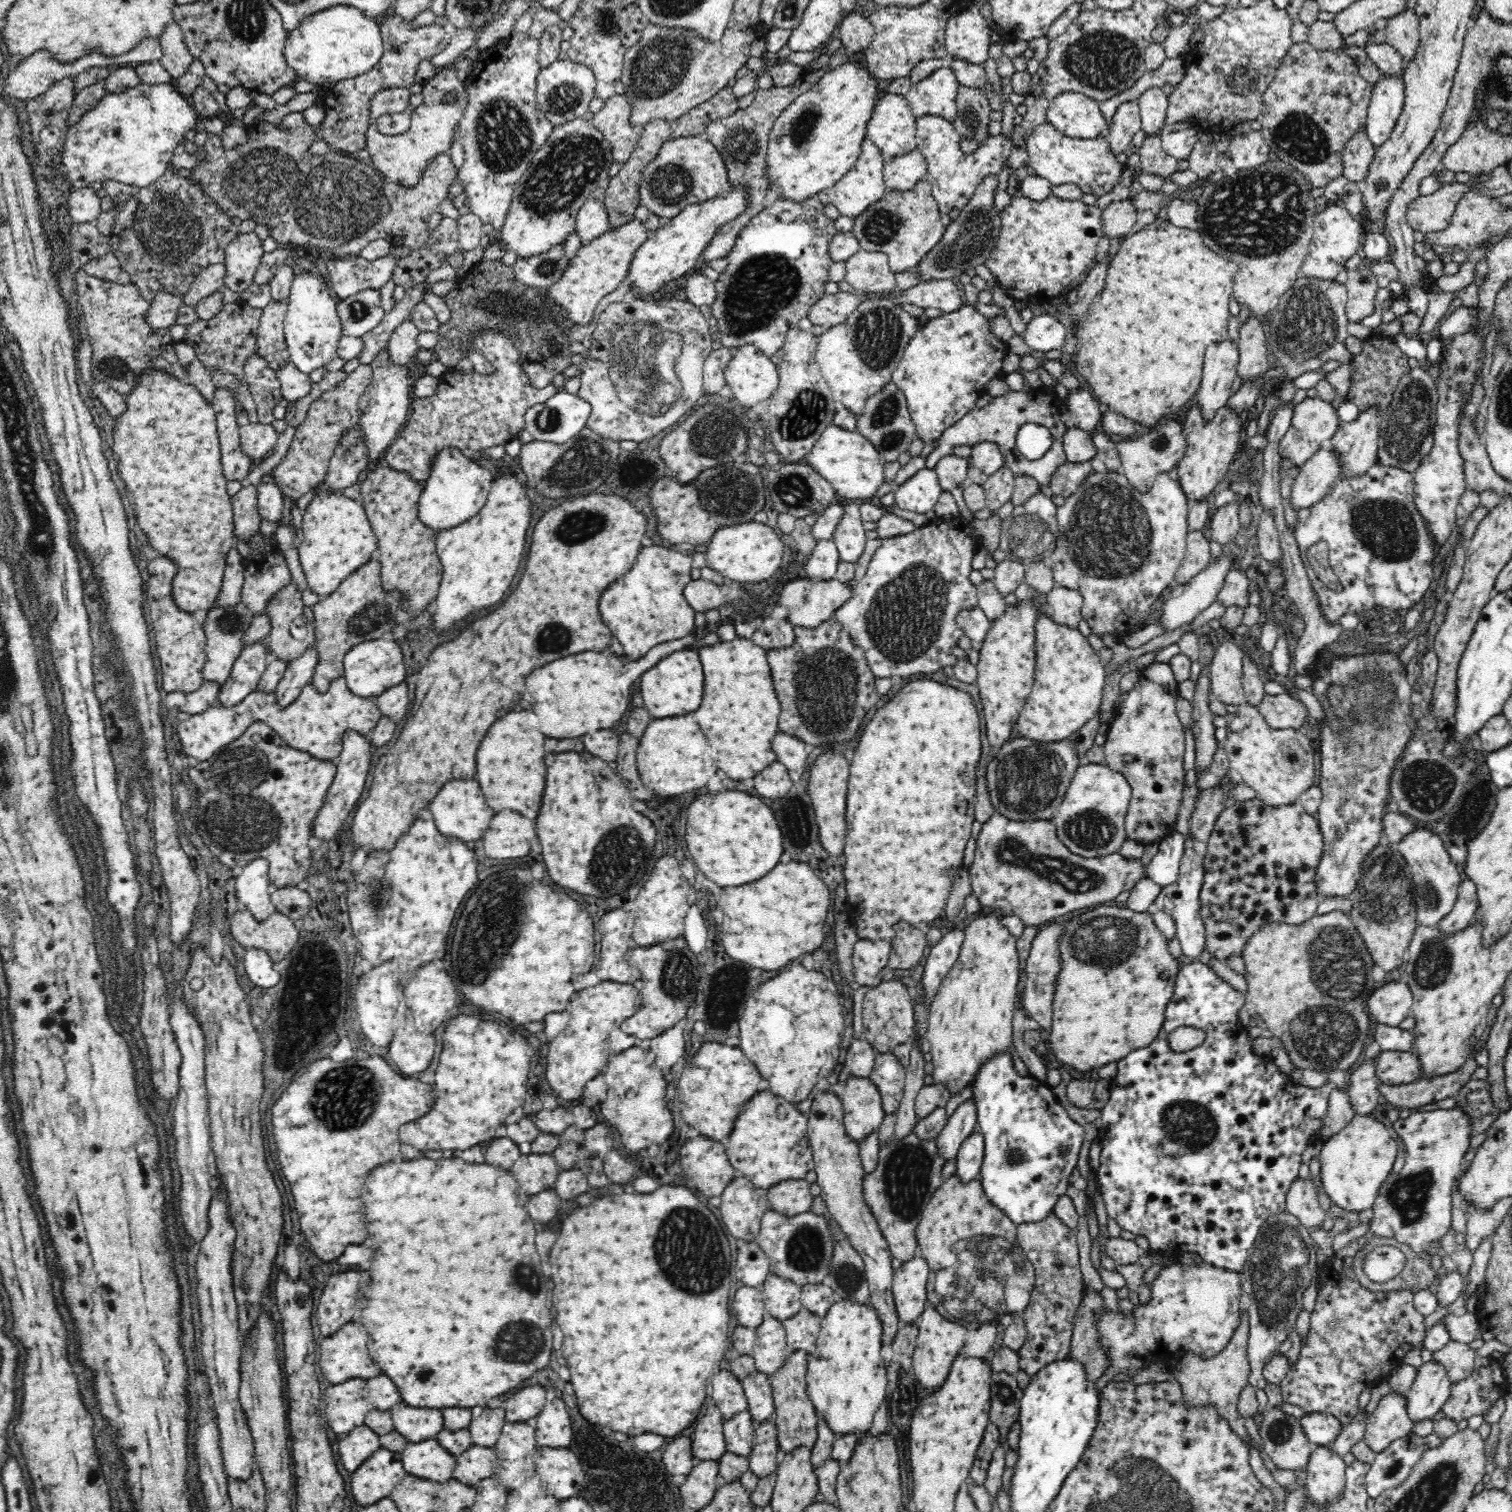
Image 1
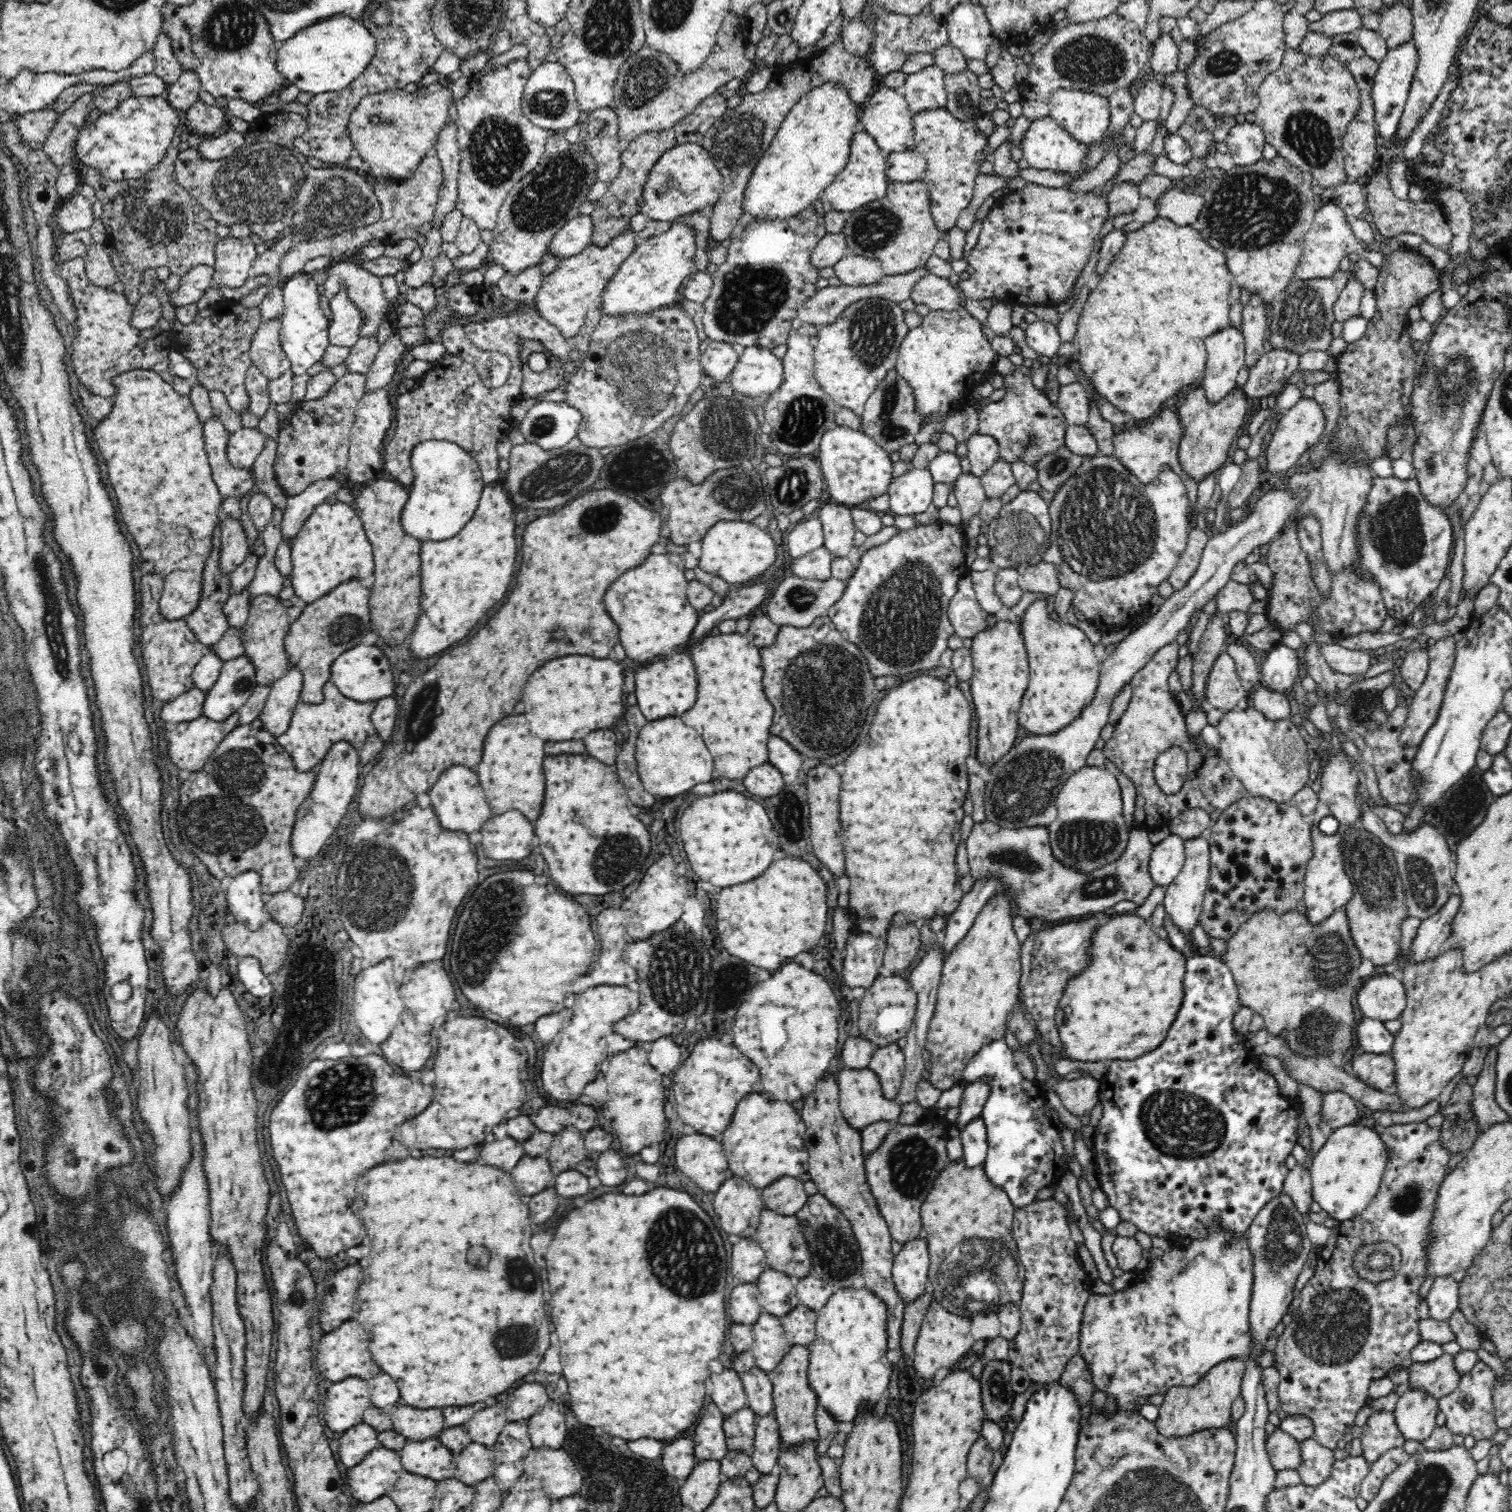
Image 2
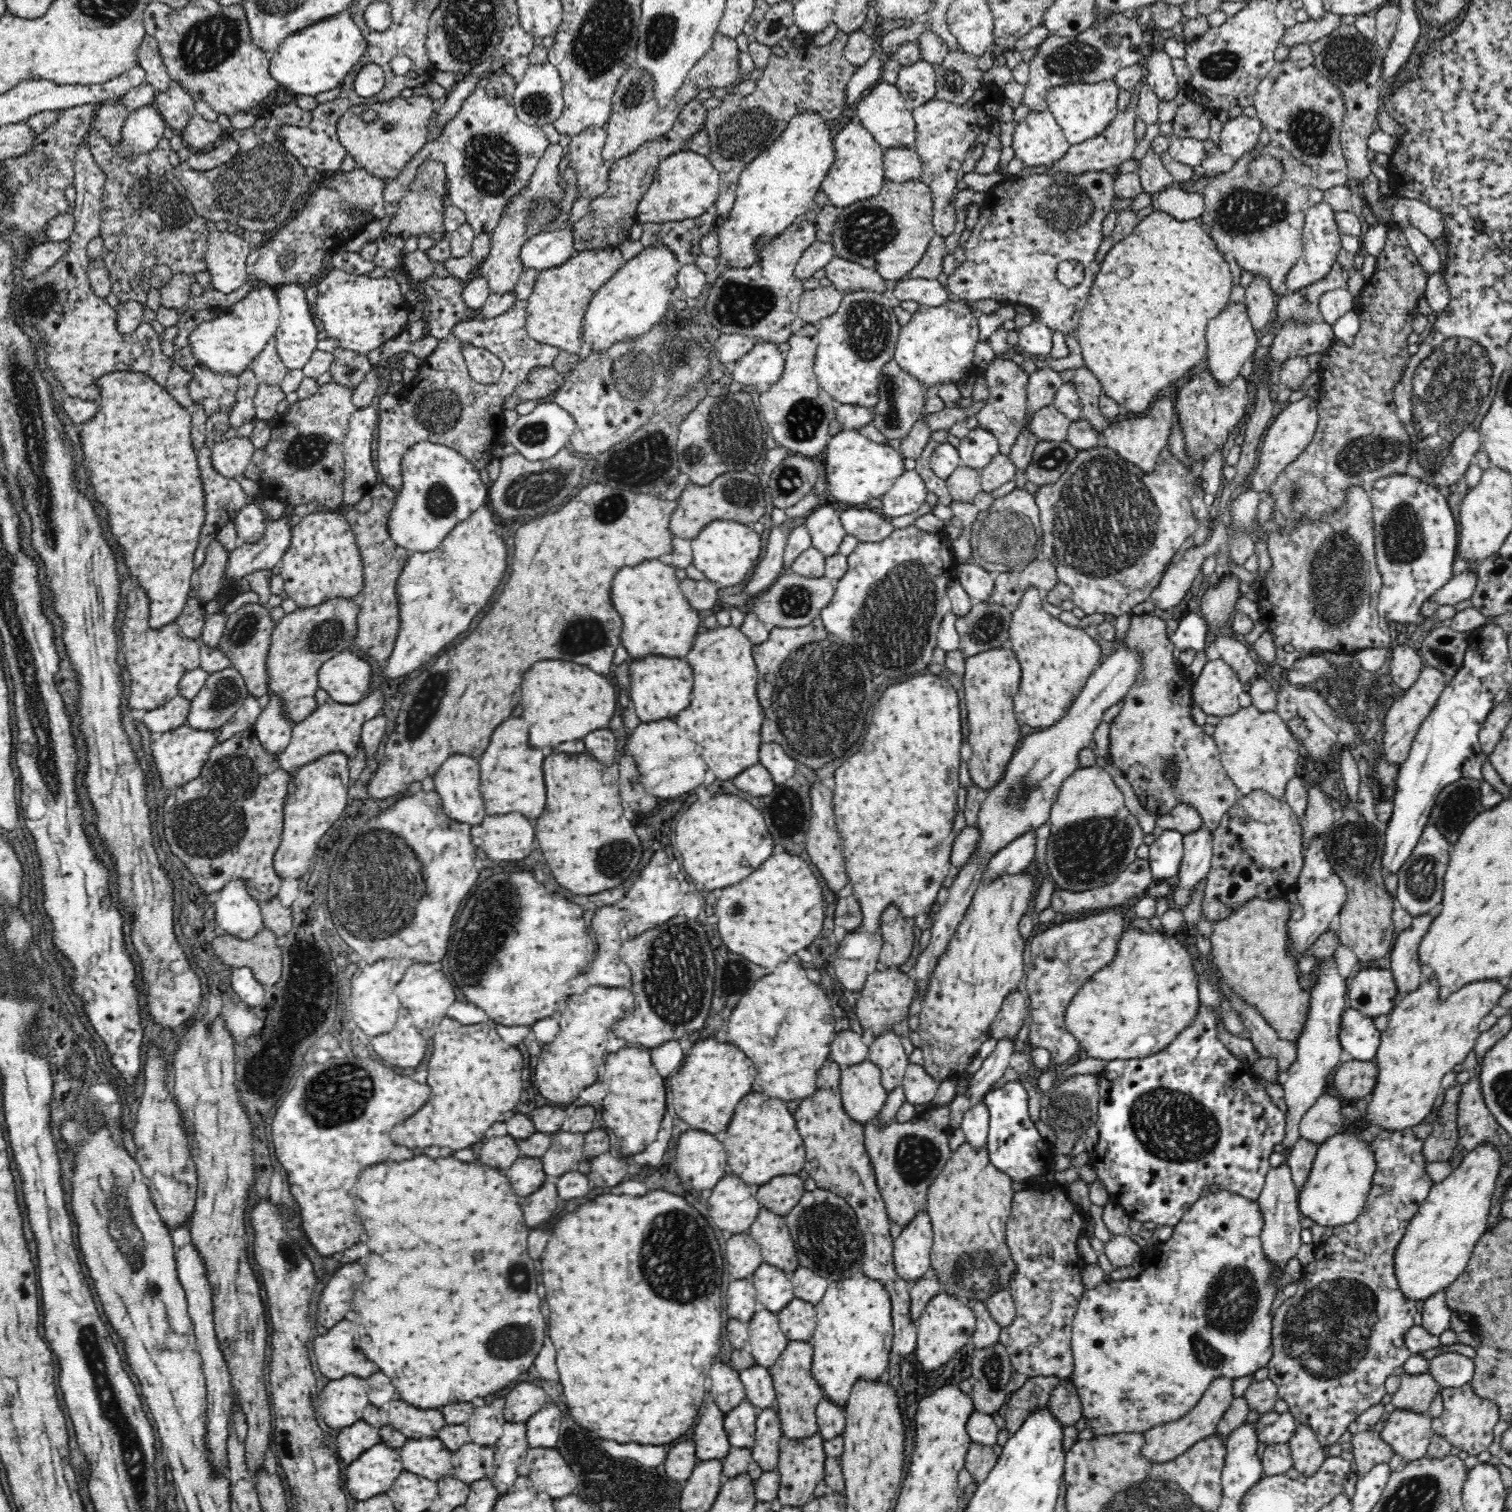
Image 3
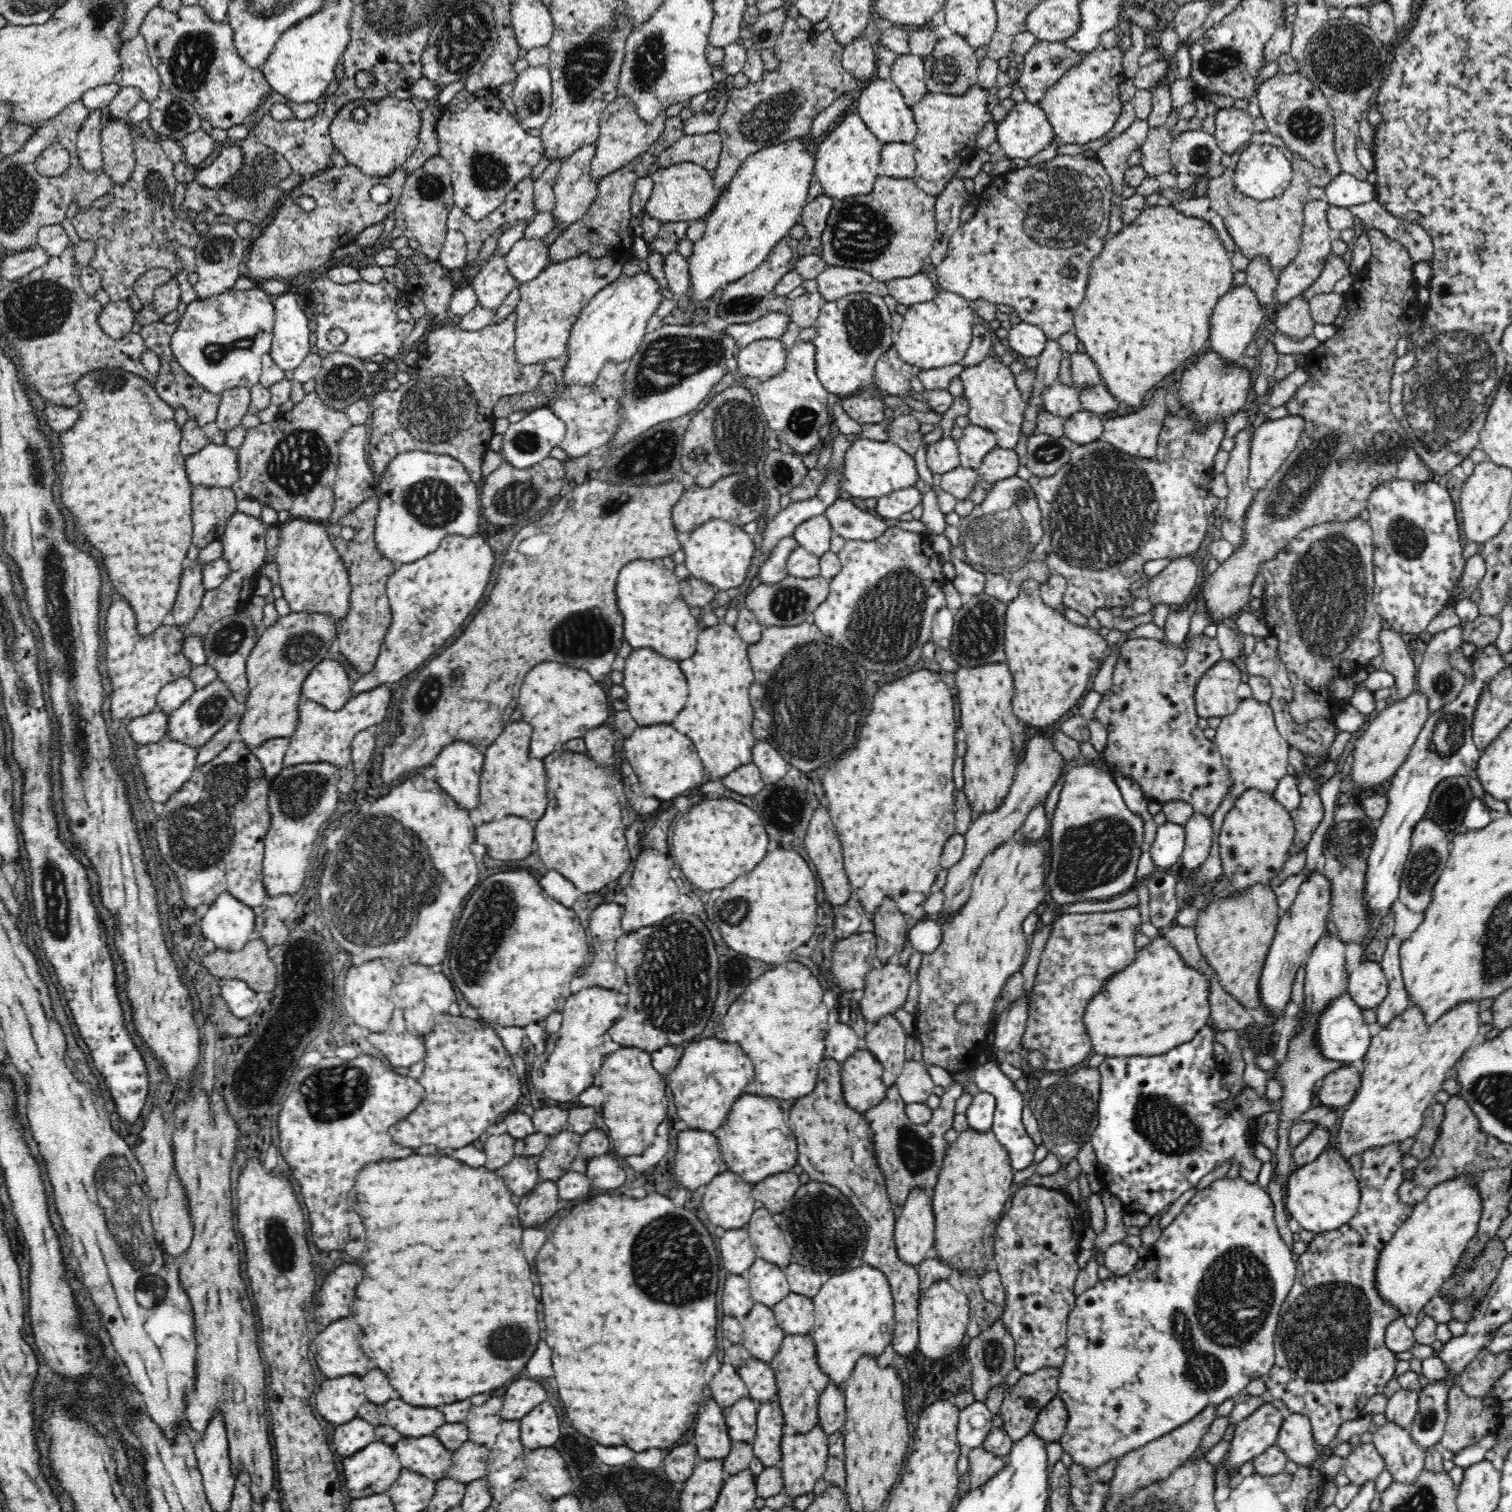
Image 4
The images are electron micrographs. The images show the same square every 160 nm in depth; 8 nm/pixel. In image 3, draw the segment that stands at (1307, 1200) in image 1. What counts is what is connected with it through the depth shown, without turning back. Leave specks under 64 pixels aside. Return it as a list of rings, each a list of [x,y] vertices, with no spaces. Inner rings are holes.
[[[1300,1137],[1287,1156],[1288,1166],[1298,1190],[1304,1186],[1304,1182],[1310,1174],[1318,1147],[1318,1143]]]

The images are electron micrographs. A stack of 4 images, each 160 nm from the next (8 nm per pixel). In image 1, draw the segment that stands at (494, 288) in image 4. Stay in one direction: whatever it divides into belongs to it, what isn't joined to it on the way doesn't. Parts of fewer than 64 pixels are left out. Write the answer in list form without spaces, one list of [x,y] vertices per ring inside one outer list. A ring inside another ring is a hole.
[[[577,118],[553,127],[546,144],[514,186],[506,220],[497,230],[497,240],[517,258],[548,252],[574,232],[576,216],[592,192],[605,185],[612,166],[612,149],[592,121]]]

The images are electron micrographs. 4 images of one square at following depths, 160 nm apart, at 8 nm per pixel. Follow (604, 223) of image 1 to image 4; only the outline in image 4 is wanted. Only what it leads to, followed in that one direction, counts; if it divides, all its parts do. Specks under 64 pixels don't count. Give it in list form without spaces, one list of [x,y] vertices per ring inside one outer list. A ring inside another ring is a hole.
[[[519,239],[504,257],[506,269],[510,271],[517,284],[528,282],[538,276],[542,268],[551,264],[546,259],[549,248],[539,240]]]

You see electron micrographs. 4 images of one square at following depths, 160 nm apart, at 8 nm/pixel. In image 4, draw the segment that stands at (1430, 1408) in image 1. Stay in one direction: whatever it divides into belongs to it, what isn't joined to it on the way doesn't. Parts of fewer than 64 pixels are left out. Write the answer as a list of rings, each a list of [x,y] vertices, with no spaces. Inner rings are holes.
[[[1387,1422],[1367,1438],[1384,1459],[1384,1468],[1390,1472],[1393,1482],[1410,1484],[1416,1482],[1425,1469],[1425,1452],[1410,1437],[1408,1429]]]

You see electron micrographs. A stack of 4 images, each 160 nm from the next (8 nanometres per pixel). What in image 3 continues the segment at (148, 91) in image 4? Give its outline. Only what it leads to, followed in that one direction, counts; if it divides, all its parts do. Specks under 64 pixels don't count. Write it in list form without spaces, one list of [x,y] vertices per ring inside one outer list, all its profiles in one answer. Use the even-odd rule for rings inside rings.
[[[145,35],[142,42],[136,48],[136,55],[138,55],[138,64],[144,71],[144,83],[150,84],[158,93],[163,93],[170,82],[166,65],[160,57],[156,39],[150,35]]]

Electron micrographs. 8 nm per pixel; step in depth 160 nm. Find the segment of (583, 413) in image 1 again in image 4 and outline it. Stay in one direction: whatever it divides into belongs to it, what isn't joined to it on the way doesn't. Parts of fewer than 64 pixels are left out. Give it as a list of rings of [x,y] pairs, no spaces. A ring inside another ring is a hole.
[[[539,407],[524,414],[520,421],[509,424],[508,429],[502,435],[502,444],[498,453],[502,462],[512,465],[515,470],[524,470],[542,462],[550,454],[550,450],[560,444],[564,434],[566,434],[566,425],[562,424],[551,409]]]

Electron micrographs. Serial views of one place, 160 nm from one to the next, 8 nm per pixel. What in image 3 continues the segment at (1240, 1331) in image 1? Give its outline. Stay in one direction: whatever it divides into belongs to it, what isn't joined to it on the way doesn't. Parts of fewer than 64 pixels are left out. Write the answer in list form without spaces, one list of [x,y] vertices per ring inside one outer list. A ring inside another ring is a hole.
[[[1218,1378],[1218,1380],[1212,1381],[1202,1395],[1202,1398],[1198,1401],[1198,1404],[1186,1416],[1174,1422],[1160,1425],[1158,1428],[1152,1428],[1152,1430],[1148,1430],[1146,1434],[1143,1434],[1144,1445],[1140,1449],[1142,1459],[1146,1459],[1148,1463],[1161,1465],[1184,1454],[1188,1449],[1198,1444],[1200,1440],[1215,1435],[1220,1418],[1224,1416],[1224,1413],[1230,1406],[1230,1402],[1233,1400],[1232,1380]]]

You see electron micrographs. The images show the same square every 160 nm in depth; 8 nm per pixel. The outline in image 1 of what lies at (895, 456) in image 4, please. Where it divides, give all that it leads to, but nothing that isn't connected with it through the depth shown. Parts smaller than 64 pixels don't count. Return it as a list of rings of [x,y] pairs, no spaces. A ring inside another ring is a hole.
[[[834,424],[827,426],[808,454],[808,462],[820,476],[828,480],[838,498],[845,502],[876,500],[877,491],[885,482],[885,460],[876,447],[857,430],[844,430]]]

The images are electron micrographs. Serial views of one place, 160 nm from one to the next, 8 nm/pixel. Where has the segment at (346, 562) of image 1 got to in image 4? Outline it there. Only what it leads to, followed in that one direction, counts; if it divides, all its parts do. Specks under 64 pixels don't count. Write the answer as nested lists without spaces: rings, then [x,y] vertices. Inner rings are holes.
[[[293,518],[286,523],[278,525],[278,544],[275,546],[275,562],[279,572],[279,585],[282,589],[282,597],[292,610],[292,613],[326,614],[334,619],[334,624],[346,617],[348,598],[350,598],[350,579],[348,571],[344,567],[342,557],[332,547],[326,524],[312,520]]]

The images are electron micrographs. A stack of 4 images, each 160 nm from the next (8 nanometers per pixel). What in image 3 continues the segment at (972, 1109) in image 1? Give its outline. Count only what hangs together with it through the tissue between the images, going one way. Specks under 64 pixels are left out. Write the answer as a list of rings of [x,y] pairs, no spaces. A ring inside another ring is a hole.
[[[1004,1036],[996,1039],[994,1050],[984,1058],[982,1066],[973,1074],[968,1087],[967,1097],[972,1104],[982,1101],[984,1093],[1008,1070],[1010,1056],[1016,1052],[1015,1038]]]

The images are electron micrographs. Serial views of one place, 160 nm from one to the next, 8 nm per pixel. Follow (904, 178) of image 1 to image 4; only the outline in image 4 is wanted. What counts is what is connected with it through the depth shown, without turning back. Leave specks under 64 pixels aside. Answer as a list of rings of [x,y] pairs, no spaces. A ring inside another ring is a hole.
[[[889,143],[881,149],[880,174],[892,178],[912,179],[916,161],[911,143]]]

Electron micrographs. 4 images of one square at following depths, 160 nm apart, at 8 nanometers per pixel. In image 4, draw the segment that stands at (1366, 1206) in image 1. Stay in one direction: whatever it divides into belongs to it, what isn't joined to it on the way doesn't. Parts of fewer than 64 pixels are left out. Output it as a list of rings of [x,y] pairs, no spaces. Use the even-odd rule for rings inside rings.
[[[1328,1147],[1317,1159],[1296,1170],[1288,1176],[1283,1186],[1285,1191],[1285,1210],[1289,1218],[1294,1218],[1302,1229],[1319,1235],[1336,1230],[1346,1224],[1356,1214],[1360,1204],[1358,1178],[1340,1151]]]

